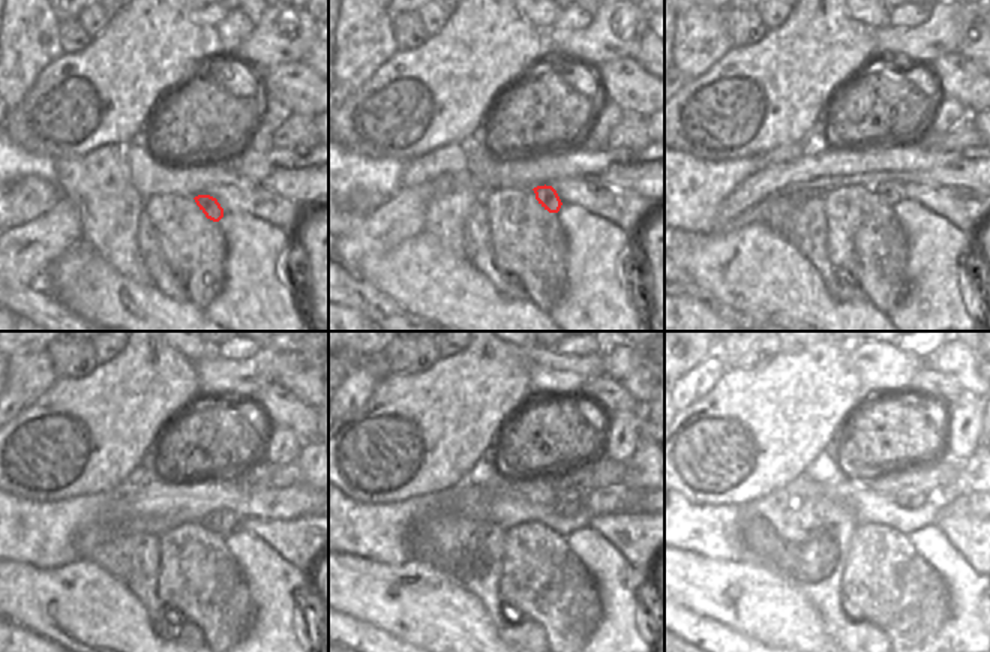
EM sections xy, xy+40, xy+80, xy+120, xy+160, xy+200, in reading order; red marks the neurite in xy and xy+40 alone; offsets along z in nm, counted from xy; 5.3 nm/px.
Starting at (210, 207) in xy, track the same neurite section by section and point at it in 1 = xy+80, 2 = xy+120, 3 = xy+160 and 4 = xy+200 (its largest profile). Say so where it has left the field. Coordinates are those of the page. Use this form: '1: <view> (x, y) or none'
1: xy+80 (890, 194)
2: xy+120 (225, 522)
3: xy+160 (576, 514)
4: xy+200 (915, 511)

